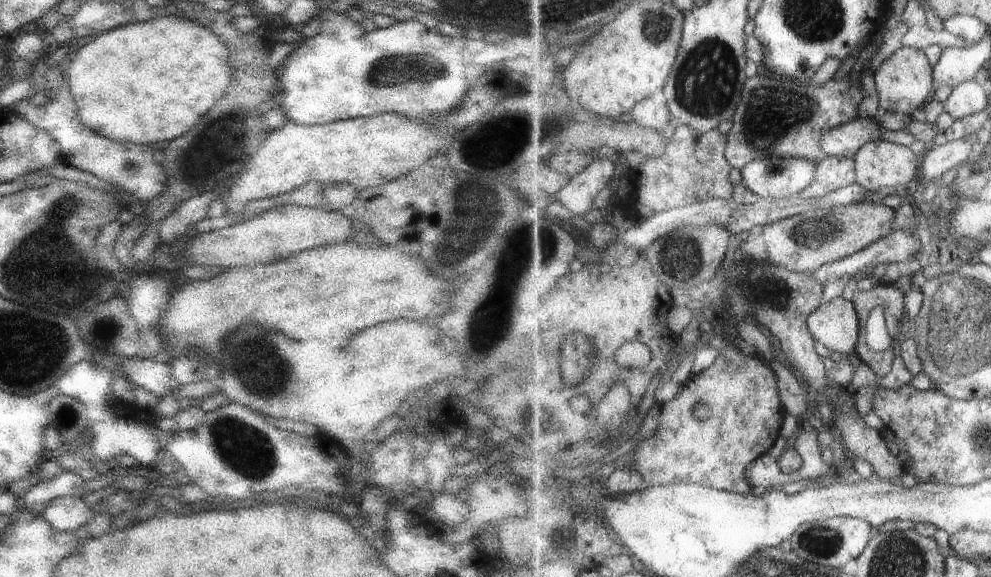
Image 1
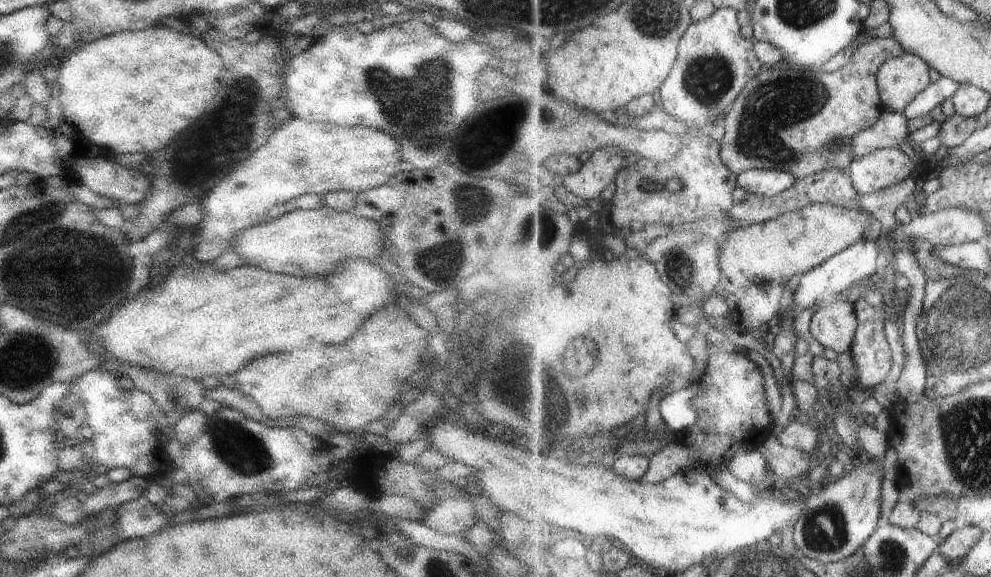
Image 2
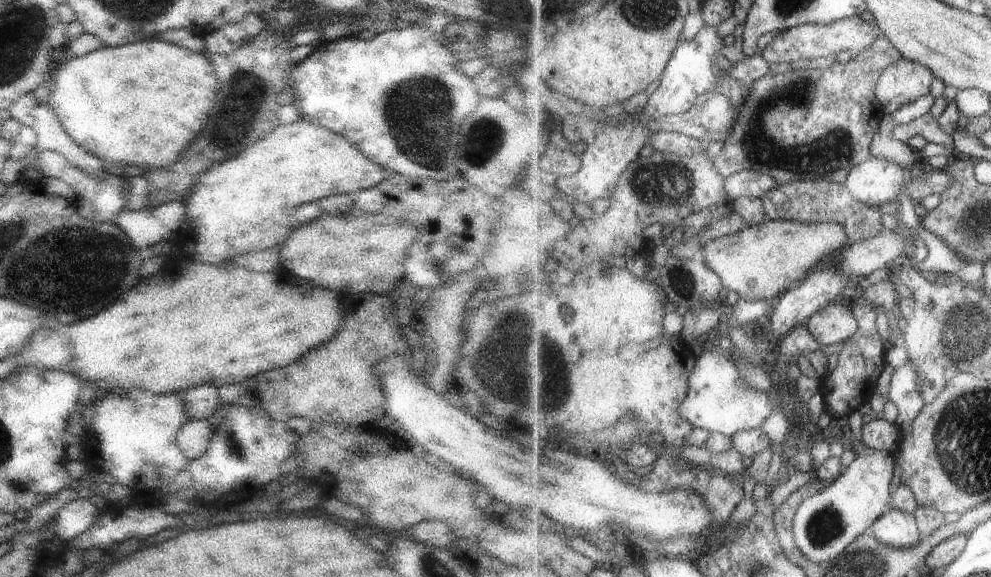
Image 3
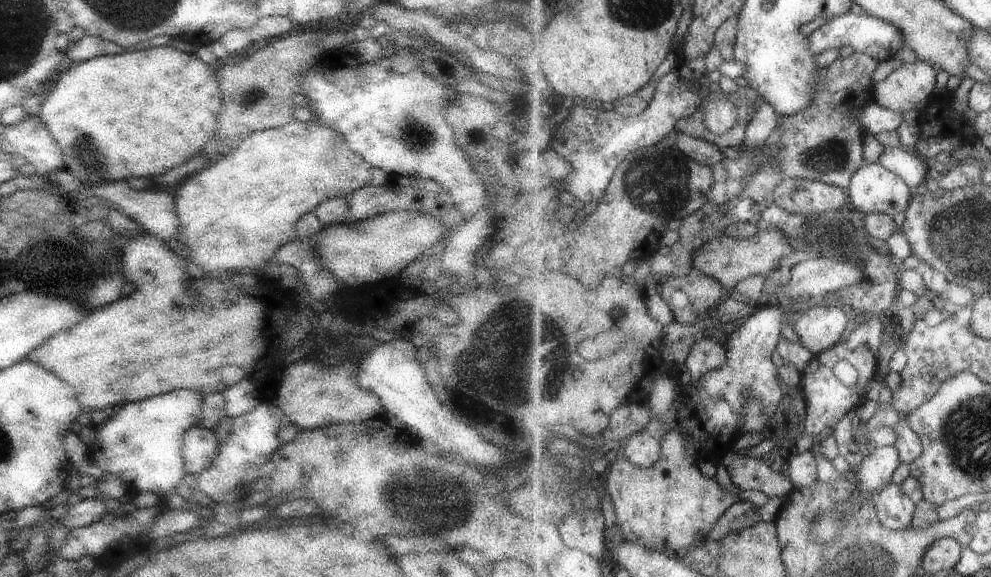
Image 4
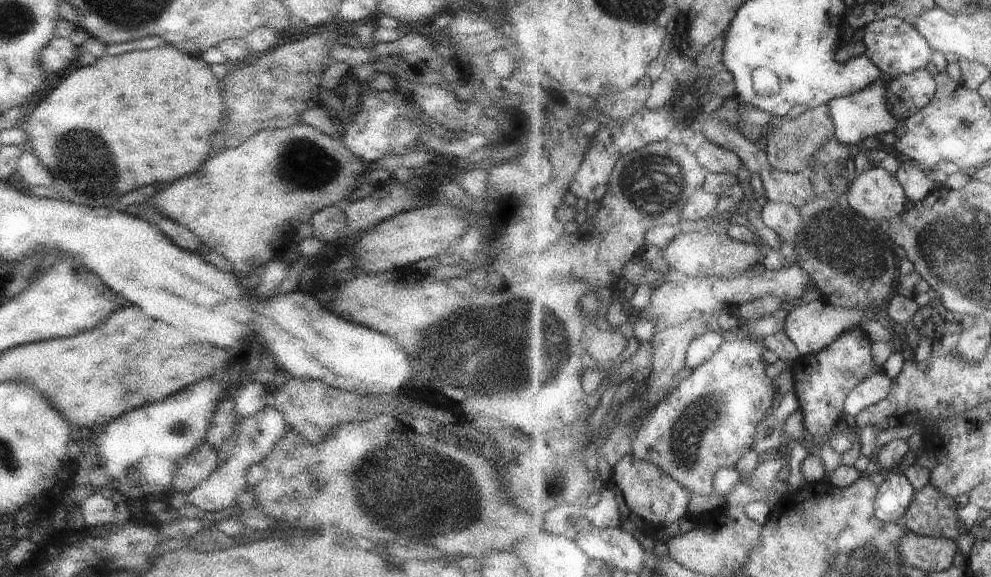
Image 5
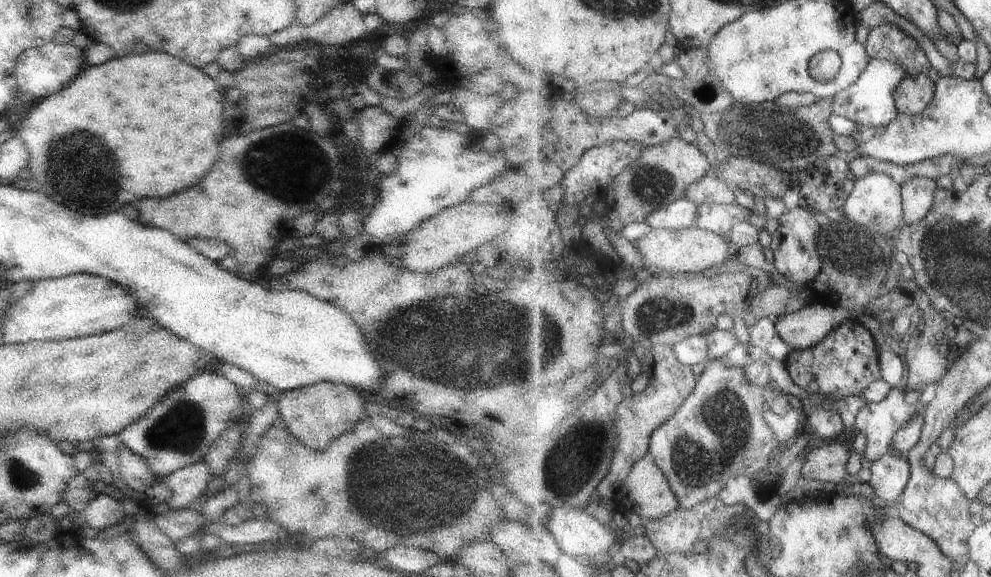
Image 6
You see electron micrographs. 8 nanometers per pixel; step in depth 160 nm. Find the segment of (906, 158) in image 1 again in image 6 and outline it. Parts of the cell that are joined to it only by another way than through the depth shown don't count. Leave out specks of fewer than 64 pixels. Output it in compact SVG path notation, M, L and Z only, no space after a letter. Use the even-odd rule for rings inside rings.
M866 174L863 178L856 179L855 186L845 201L842 212L857 224L865 225L865 228L893 238L904 224L902 186L888 174Z

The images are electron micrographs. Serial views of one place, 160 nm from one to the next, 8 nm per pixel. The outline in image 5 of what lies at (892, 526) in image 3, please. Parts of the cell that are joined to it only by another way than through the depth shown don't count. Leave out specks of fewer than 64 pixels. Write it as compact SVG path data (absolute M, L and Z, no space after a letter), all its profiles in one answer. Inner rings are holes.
M896 469L887 472L883 482L878 485L876 515L885 522L901 522L915 496L916 488L904 472Z

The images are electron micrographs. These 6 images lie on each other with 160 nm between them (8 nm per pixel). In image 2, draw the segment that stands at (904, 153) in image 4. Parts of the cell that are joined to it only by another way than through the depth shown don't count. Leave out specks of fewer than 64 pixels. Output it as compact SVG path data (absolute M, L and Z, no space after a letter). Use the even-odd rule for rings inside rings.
M885 110L872 127L854 136L852 147L857 158L887 147L901 148L903 142L912 144L907 138L906 119L905 113Z

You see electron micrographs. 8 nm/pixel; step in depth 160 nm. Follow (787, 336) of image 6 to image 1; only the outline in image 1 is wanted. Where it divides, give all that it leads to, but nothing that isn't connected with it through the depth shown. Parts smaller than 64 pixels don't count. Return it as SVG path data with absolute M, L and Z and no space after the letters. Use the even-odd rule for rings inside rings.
M840 296L824 302L812 312L808 318L808 327L815 340L829 349L834 357L853 352L860 340L860 316L857 314L856 305Z

